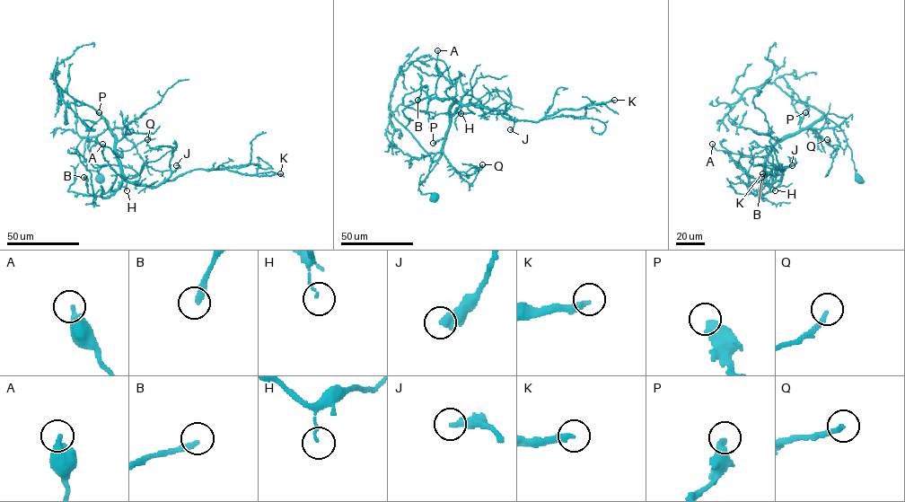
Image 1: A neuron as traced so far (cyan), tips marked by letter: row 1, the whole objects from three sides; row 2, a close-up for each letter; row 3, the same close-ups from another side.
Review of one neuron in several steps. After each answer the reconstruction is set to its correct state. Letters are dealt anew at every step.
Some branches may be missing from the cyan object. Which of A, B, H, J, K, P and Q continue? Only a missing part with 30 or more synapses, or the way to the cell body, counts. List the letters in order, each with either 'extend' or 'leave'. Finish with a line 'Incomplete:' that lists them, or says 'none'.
A: leave
B: leave
H: leave
J: leave
K: extend
P: leave
Q: leave
Incomplete: K

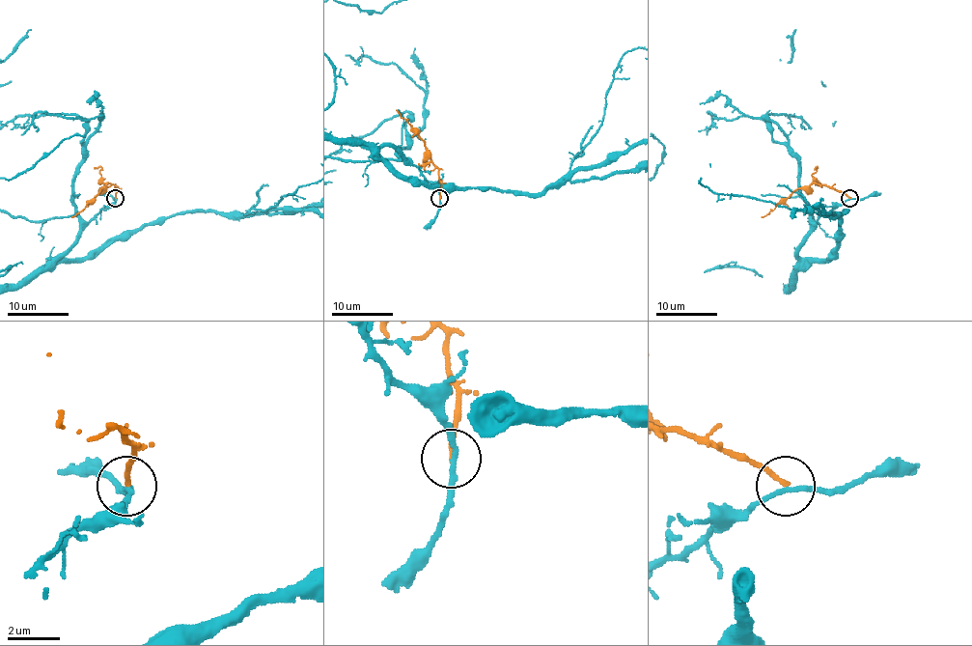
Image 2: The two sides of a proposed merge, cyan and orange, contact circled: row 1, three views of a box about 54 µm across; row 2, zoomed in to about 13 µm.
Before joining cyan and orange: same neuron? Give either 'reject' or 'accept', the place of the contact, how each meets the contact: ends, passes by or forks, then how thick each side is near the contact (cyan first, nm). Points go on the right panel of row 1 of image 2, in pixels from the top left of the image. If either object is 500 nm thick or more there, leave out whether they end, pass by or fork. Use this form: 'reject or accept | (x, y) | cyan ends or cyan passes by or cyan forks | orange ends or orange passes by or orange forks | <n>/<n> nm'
reject | (849, 198) | cyan passes by | orange ends | 190/160 nm

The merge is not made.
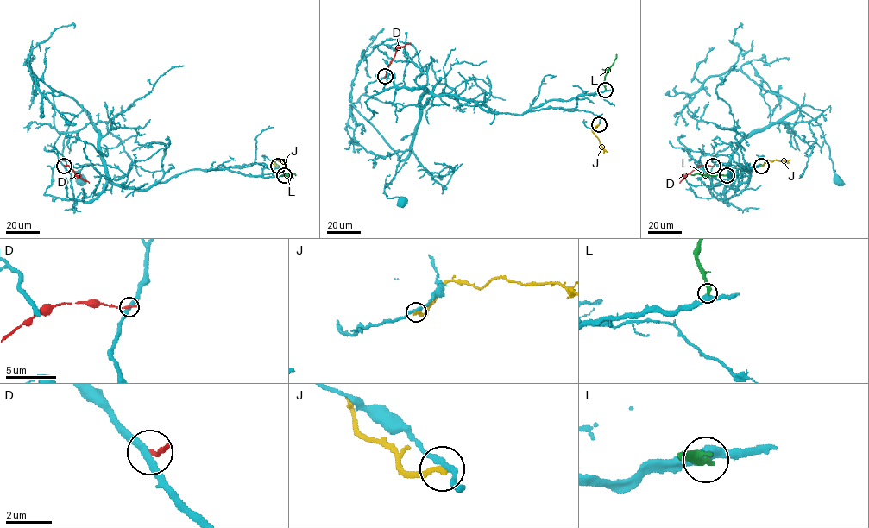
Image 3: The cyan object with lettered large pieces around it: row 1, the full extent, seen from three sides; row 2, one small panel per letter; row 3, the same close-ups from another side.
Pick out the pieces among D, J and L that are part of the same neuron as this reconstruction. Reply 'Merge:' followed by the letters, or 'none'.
Merge: none

